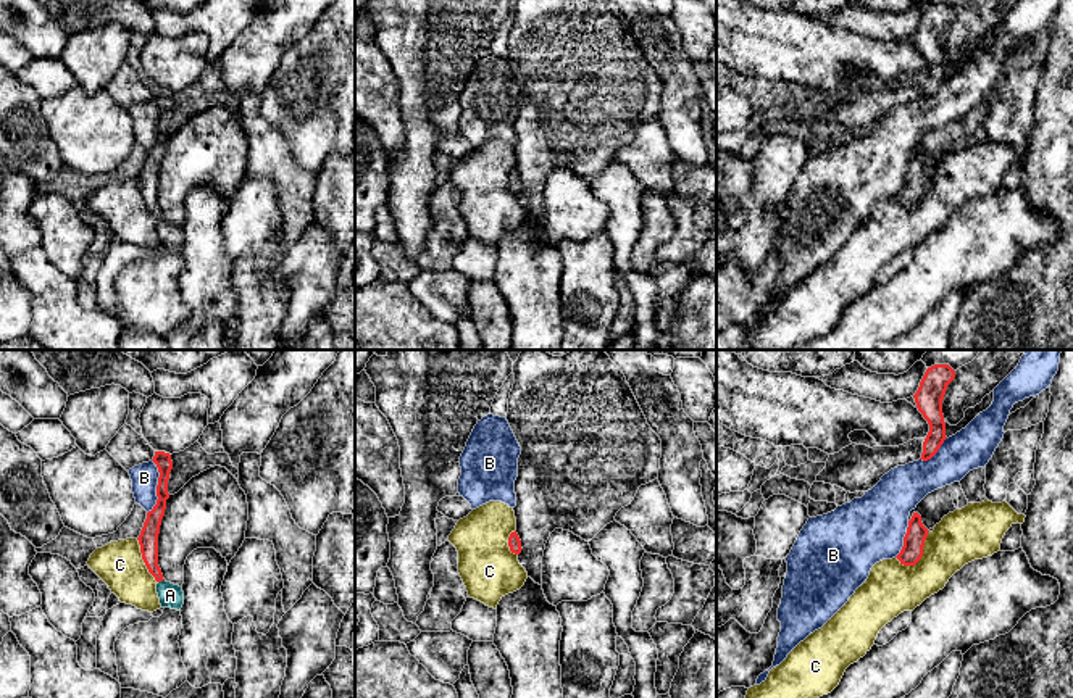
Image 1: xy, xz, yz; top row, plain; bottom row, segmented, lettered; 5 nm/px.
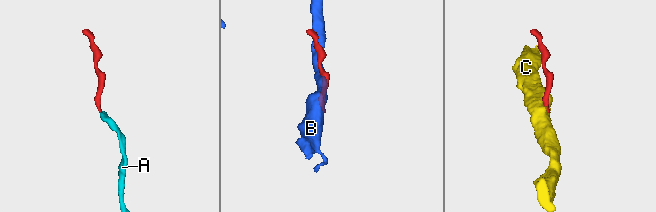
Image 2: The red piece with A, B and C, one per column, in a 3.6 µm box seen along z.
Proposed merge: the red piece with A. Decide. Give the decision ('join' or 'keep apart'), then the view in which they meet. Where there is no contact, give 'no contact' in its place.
join; meets red in xy

